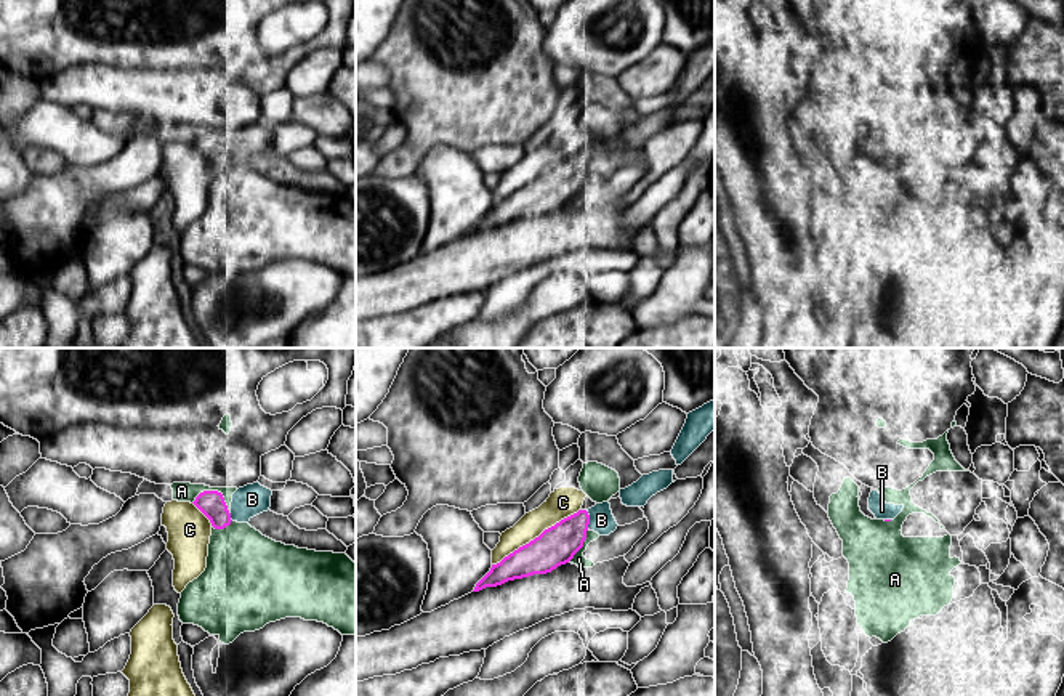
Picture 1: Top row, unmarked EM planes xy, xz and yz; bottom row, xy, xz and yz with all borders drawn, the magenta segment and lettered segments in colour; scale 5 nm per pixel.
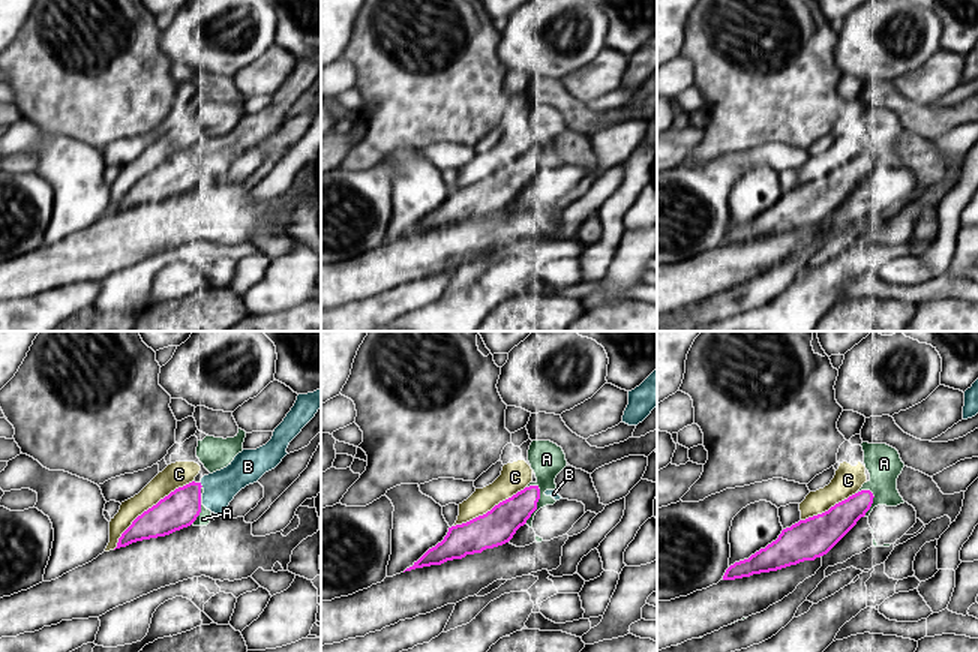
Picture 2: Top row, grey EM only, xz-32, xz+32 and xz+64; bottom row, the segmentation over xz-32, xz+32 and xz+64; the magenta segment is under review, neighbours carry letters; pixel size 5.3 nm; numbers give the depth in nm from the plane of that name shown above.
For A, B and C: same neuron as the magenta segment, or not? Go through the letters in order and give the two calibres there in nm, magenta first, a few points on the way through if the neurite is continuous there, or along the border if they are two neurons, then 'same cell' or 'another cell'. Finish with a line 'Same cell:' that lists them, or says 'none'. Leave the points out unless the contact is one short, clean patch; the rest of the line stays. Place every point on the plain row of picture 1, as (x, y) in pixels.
A: 130/100 nm | another cell
B: 200/130 nm | same cell
C: 200/150 nm | another cell
Same cell: B

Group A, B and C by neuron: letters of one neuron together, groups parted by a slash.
A / B / C

